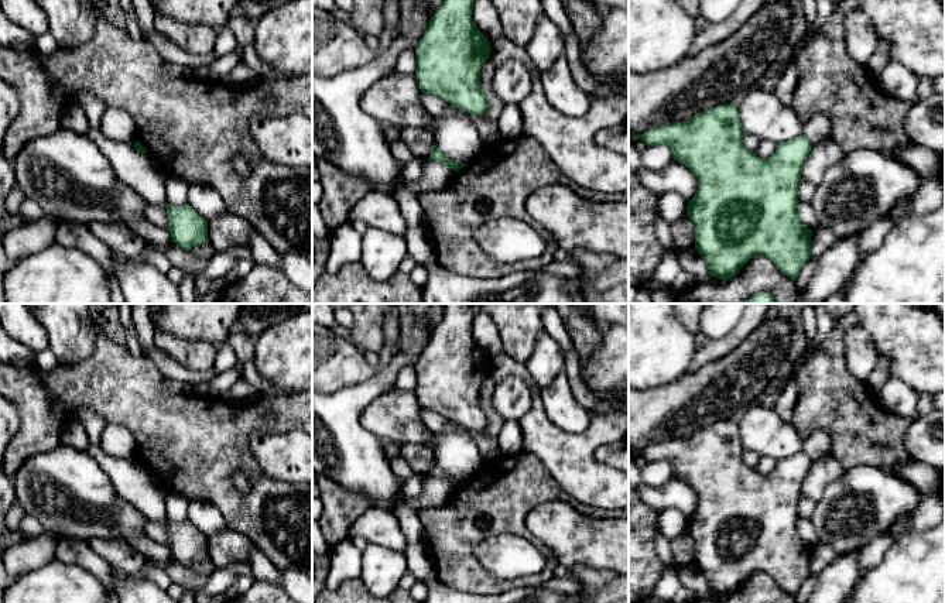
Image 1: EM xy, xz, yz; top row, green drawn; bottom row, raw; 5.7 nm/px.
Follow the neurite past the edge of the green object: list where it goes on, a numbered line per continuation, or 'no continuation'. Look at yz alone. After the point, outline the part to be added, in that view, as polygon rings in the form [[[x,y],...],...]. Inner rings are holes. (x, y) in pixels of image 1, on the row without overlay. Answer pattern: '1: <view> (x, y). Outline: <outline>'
no continuation

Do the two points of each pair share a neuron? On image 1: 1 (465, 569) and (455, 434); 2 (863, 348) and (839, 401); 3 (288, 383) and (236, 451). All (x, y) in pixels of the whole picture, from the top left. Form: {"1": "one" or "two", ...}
{"1": "two", "2": "two", "3": "two"}

